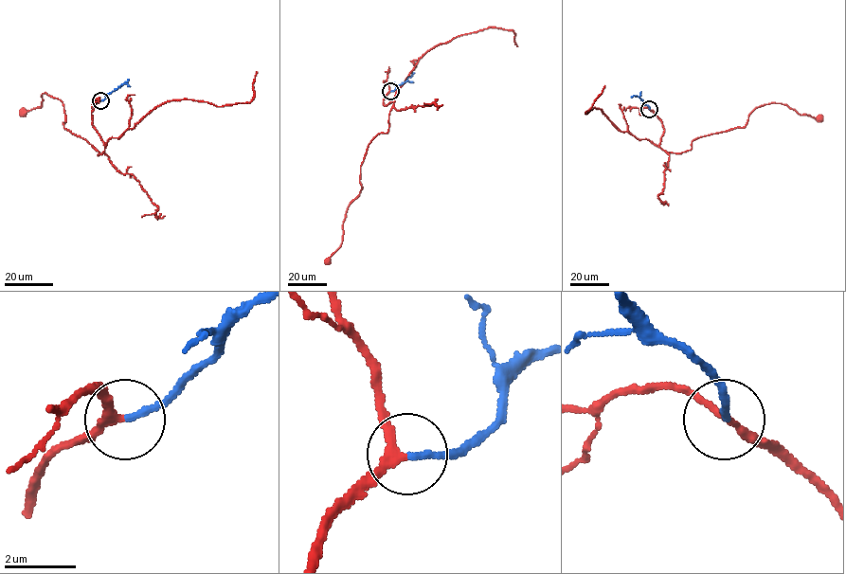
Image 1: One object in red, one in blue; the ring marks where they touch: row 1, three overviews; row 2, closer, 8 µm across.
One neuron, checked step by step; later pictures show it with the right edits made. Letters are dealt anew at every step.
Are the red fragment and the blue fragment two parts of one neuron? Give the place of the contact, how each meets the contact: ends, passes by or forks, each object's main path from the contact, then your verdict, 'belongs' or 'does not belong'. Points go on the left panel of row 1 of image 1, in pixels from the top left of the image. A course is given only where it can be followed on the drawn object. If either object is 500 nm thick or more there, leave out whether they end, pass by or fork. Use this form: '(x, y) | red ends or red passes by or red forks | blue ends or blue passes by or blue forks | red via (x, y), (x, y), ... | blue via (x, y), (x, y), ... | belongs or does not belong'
(100, 100) | red passes by | blue ends | red via (100, 100), (92, 112), (105, 146), (98, 154), (64, 128), (59, 99), (45, 93), (41, 107), (23, 112) | blue via (100, 100), (121, 84), (130, 86) | belongs

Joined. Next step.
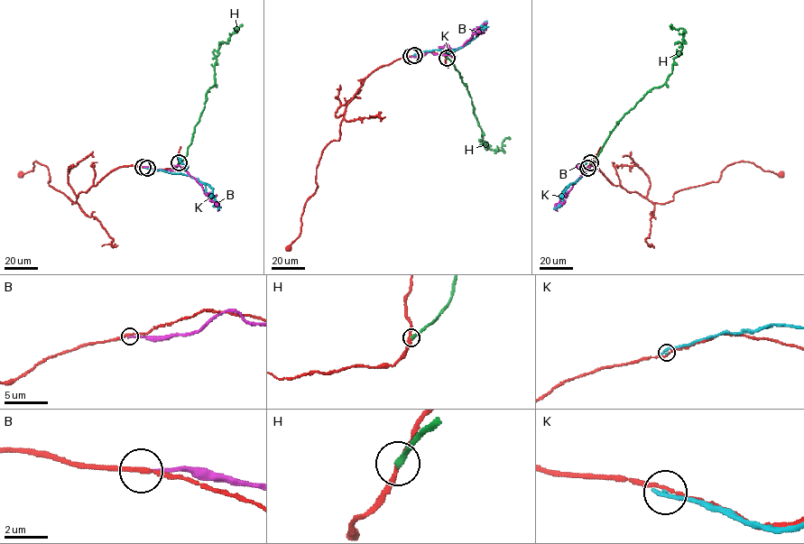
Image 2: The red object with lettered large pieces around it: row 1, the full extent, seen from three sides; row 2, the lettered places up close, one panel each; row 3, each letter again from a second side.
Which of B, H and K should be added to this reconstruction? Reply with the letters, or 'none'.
none

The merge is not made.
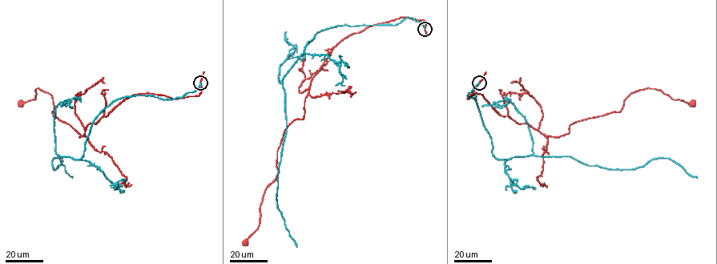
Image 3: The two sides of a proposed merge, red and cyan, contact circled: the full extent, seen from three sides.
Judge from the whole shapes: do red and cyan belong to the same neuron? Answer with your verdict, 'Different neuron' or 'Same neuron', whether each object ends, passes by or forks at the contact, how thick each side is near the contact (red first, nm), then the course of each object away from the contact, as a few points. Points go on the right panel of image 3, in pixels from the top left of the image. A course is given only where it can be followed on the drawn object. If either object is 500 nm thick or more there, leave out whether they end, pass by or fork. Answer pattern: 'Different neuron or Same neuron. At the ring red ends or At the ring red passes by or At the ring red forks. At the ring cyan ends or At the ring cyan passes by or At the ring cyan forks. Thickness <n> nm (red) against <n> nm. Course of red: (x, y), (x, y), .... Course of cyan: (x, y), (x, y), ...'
Different neuron. At the ring red passes by. At the ring cyan ends. Thickness 200 nm (red) against 240 nm. Course of red: (479, 82), (467, 98), (481, 94), (503, 116), (546, 136), (620, 111), (630, 93), (647, 87), (692, 103). Course of cyan: (479, 82), (468, 96), (477, 96), (496, 158), (571, 156), (590, 166), (624, 169), (664, 158), (697, 178)

